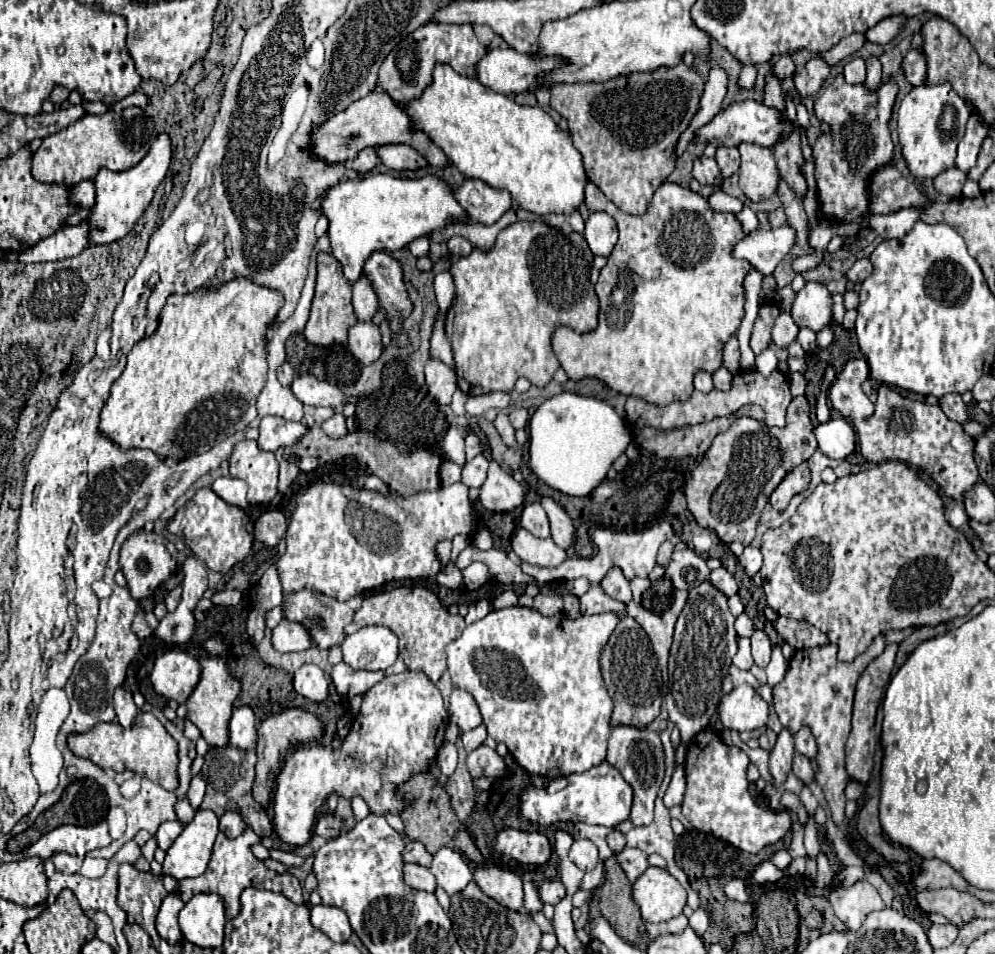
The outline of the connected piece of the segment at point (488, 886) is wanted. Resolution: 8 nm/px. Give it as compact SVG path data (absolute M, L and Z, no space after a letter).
M477 866L473 872L477 886L497 900L499 904L511 908L511 910L521 910L523 906L523 884L521 878L515 872L501 870L497 866Z

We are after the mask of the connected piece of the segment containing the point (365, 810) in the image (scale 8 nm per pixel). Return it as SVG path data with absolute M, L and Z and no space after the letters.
M355 796L355 798L351 800L351 804L353 804L353 816L355 816L355 822L363 820L363 818L369 814L369 806L365 804L365 800L363 800L361 796Z

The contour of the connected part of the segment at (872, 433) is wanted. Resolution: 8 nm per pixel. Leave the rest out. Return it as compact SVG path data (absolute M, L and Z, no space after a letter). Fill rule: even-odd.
M865 358L851 360L837 376L831 386L829 398L833 408L839 410L857 432L861 454L869 462L883 462L885 458L895 458L909 462L911 466L923 468L943 490L947 496L955 500L963 500L965 490L979 482L977 466L973 460L973 438L967 436L959 422L951 422L939 406L929 406L925 402L915 402L899 396L889 386L881 384L877 390L877 400L869 400L861 390L861 384L869 378L869 366ZM953 438L963 440L963 452L955 450Z

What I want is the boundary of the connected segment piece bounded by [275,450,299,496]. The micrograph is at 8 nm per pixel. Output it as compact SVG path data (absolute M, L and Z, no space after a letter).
M275 450L275 458L279 462L278 491L284 496L289 492L291 482L297 478L299 468L293 462L283 460L283 452L285 450Z

